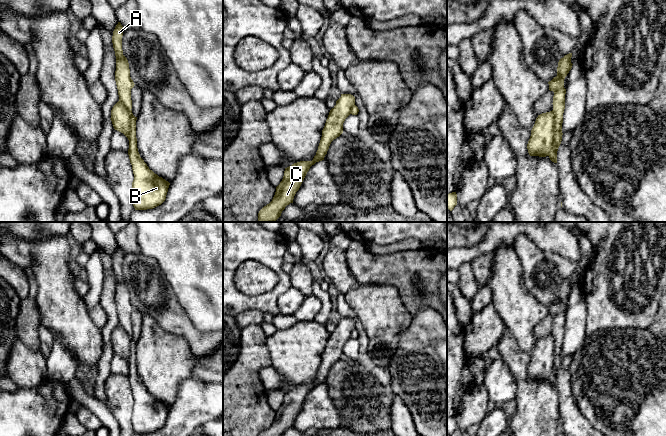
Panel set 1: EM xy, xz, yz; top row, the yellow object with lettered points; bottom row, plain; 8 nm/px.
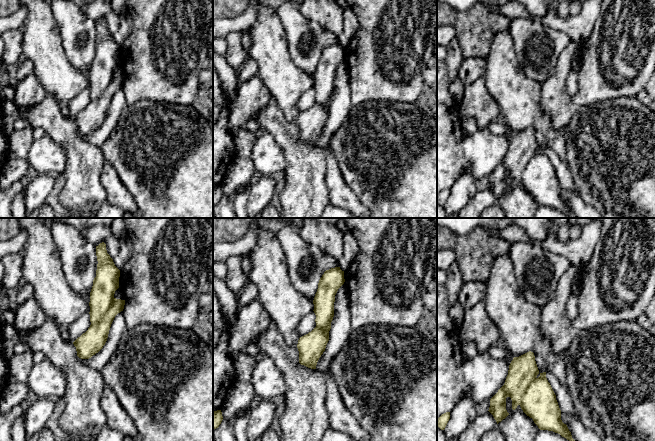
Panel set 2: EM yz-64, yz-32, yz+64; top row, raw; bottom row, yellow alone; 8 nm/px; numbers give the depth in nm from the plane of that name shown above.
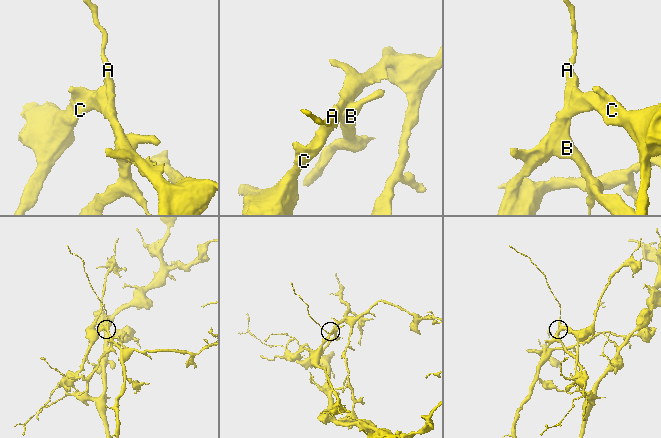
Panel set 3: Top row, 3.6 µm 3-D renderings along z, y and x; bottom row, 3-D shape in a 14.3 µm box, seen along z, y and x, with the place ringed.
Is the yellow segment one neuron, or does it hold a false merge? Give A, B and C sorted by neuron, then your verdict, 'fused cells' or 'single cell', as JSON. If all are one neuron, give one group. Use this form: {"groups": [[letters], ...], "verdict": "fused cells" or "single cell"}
{"groups": [["A", "C"], ["B"]], "verdict": "fused cells"}

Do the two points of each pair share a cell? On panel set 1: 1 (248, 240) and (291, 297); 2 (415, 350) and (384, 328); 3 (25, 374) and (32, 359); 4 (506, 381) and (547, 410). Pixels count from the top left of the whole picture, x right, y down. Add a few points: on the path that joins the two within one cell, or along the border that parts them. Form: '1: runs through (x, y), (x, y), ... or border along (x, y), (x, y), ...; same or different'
1: border along (291, 286), (277, 300), (277, 307), (280, 313); different
2: border along (411, 319), (399, 334), (398, 347), (388, 360); different
3: runs through (26, 370), (30, 363); same
4: border along (508, 367), (518, 382), (518, 391), (513, 401); different

